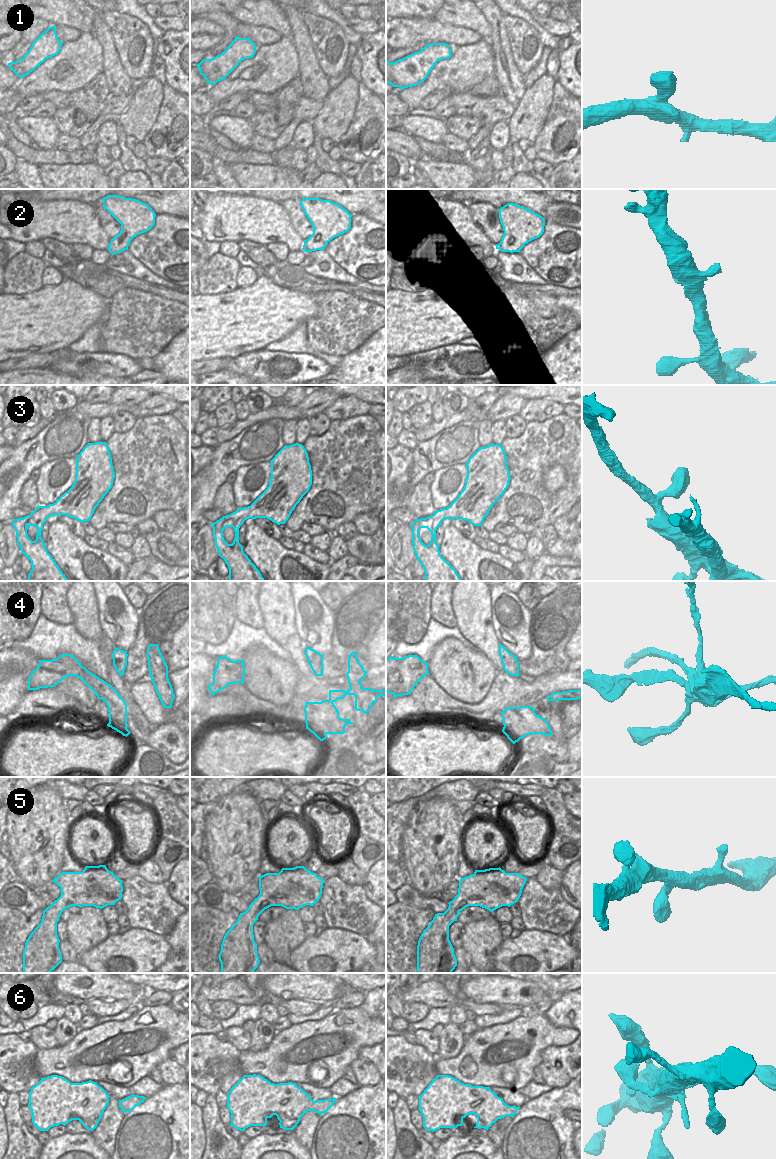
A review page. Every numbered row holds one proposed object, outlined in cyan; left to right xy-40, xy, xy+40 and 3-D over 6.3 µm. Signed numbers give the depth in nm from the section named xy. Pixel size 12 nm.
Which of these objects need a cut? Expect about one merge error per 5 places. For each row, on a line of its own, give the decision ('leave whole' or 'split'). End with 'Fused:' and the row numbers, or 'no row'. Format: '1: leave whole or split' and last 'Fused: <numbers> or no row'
1: leave whole
2: leave whole
3: leave whole
4: split
5: leave whole
6: leave whole
Fused: 4

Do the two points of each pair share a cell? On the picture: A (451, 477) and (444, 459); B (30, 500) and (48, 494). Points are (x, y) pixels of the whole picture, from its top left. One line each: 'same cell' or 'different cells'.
A: different cells
B: different cells

